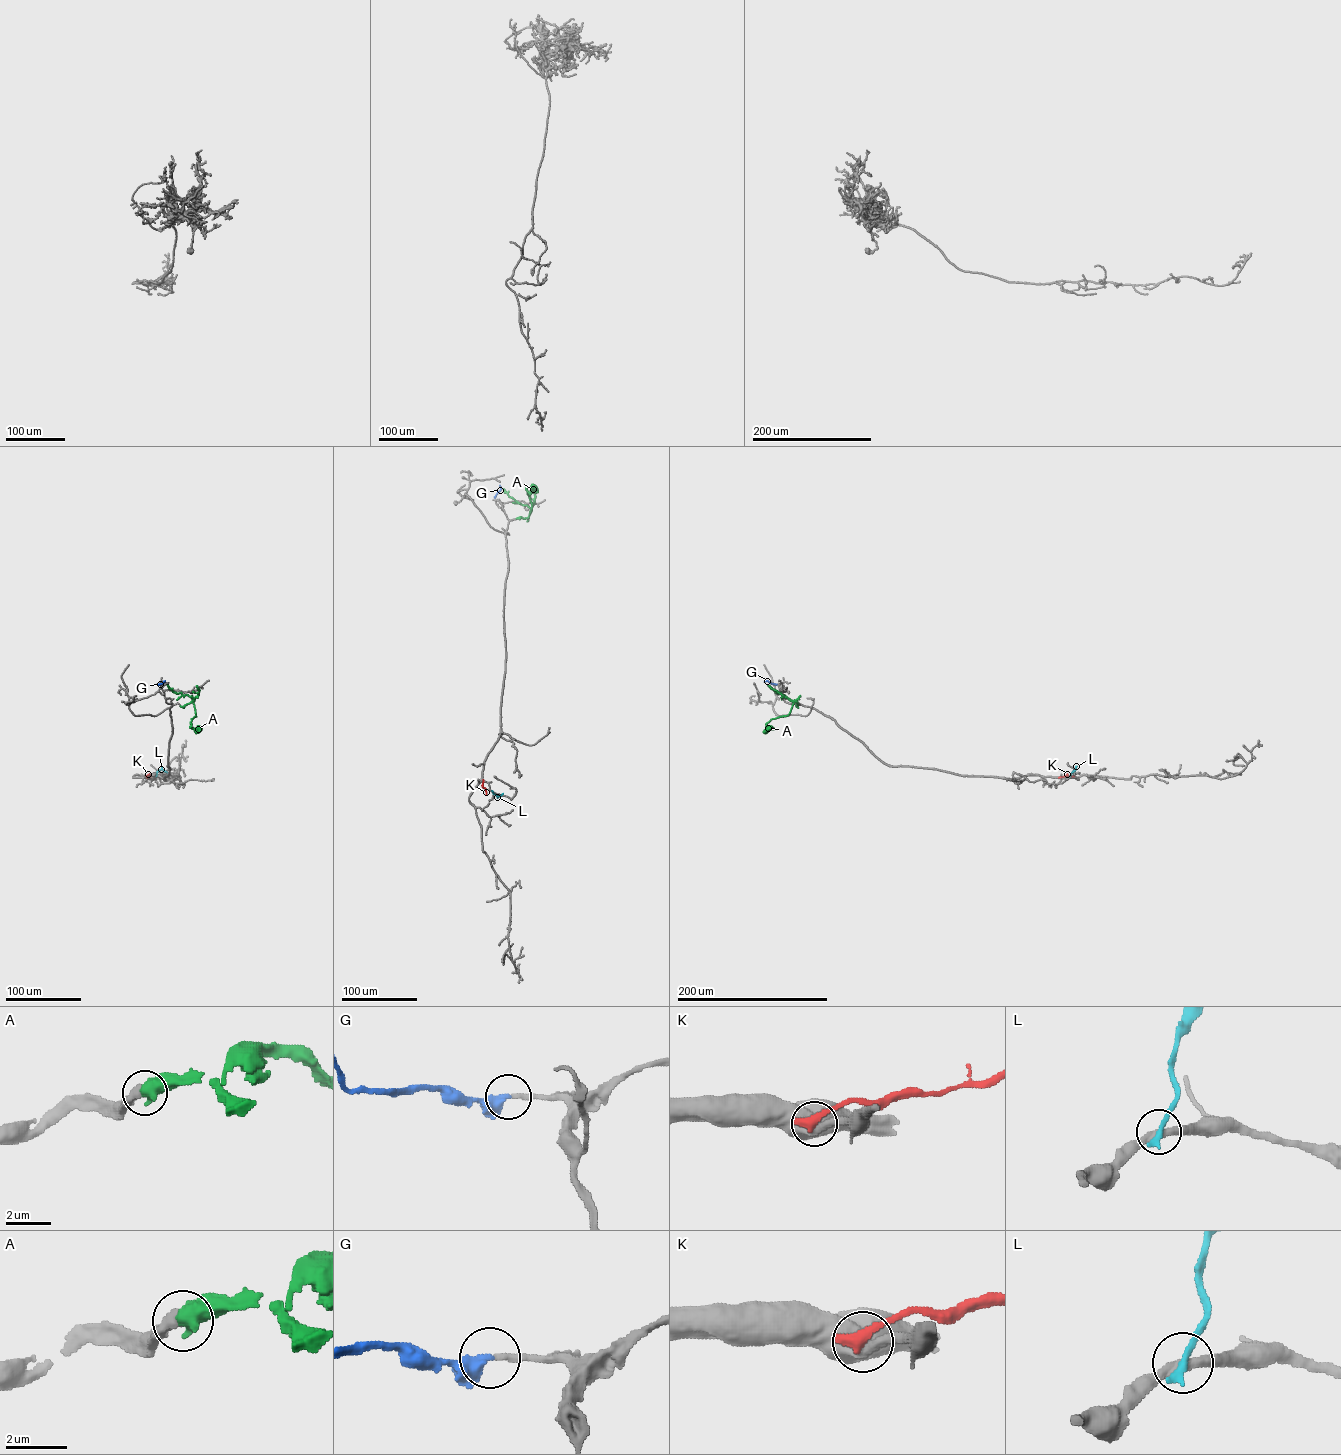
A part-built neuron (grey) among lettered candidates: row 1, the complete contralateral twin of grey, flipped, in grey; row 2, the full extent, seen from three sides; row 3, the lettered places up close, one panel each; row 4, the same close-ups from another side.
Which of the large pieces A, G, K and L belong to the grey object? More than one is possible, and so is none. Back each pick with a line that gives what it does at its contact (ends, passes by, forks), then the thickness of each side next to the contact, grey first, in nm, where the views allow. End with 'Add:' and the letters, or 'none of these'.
A: It ends there. Thickness 400 nm (grey) against 700 nm
G: It ends there. Thickness 240 nm (grey) against 500 nm
Add: A, G

